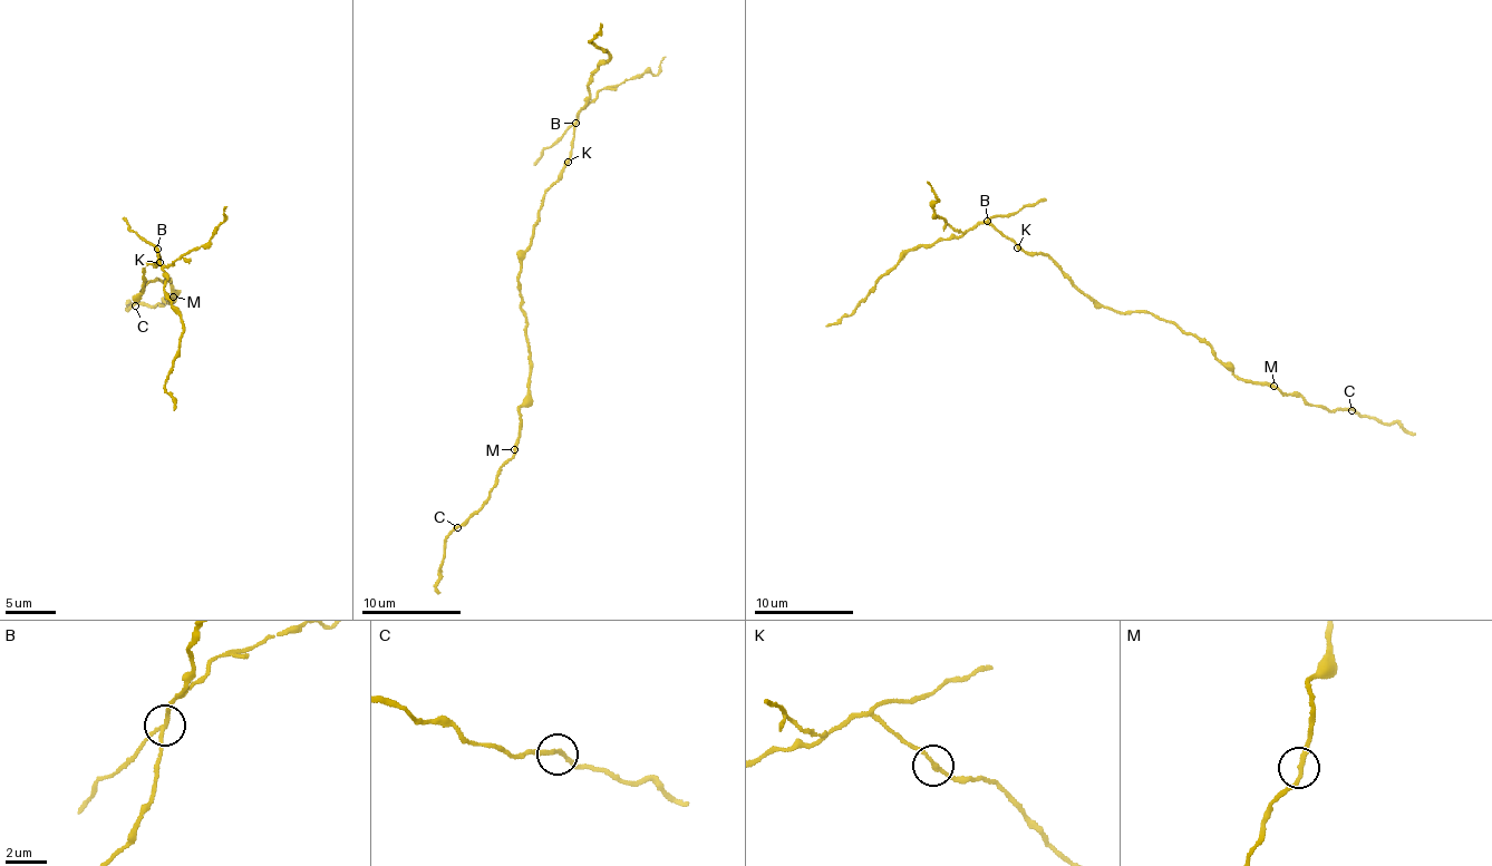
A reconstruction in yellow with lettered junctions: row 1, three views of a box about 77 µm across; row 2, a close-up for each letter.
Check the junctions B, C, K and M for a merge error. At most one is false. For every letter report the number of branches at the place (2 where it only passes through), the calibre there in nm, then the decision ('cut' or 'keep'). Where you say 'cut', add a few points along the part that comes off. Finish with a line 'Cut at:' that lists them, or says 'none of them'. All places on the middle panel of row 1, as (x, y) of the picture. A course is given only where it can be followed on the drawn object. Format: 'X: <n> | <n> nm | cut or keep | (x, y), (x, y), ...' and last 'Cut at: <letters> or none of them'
B: 3 | 180 nm | cut | (574, 124), (590, 96), (591, 74), (608, 60), (608, 50), (589, 41), (601, 22)
C: 2 | 200 nm | keep
K: 2 | 200 nm | keep
M: 2 | 200 nm | keep
Cut at: B

